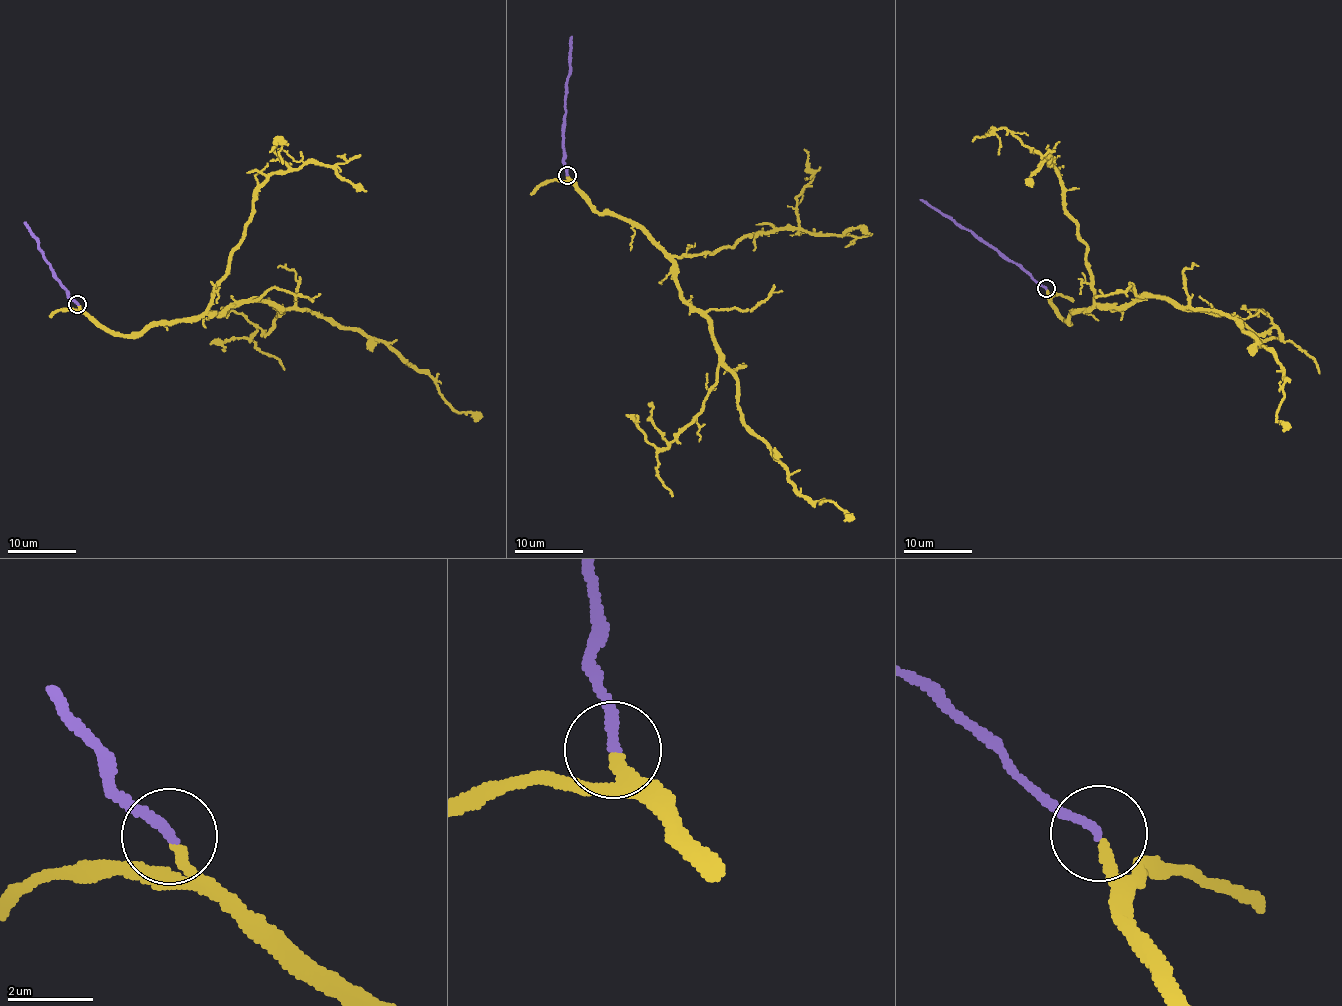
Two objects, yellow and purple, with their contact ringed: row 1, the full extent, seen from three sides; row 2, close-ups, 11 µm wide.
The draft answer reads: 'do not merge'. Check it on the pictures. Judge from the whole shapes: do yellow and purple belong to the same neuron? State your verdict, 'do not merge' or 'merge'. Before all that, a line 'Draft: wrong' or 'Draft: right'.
Draft: wrong
merge

